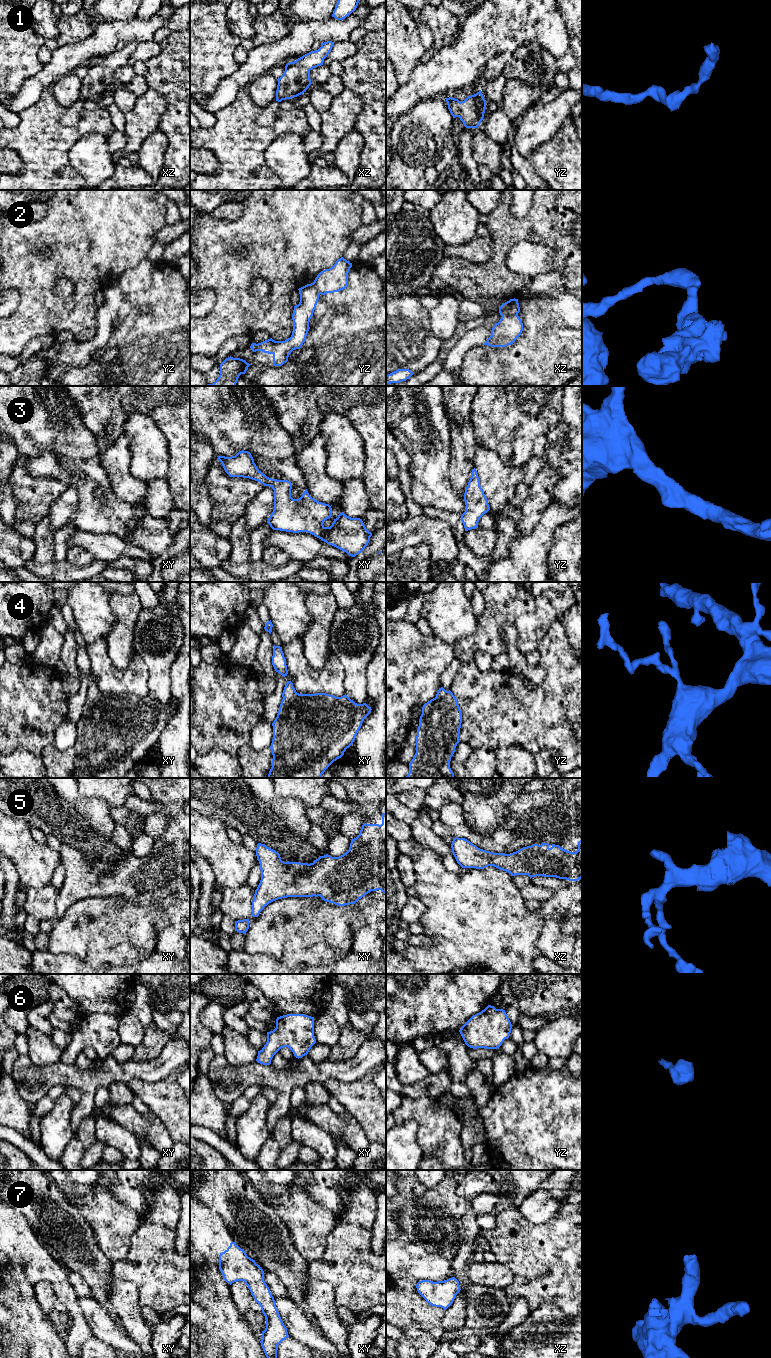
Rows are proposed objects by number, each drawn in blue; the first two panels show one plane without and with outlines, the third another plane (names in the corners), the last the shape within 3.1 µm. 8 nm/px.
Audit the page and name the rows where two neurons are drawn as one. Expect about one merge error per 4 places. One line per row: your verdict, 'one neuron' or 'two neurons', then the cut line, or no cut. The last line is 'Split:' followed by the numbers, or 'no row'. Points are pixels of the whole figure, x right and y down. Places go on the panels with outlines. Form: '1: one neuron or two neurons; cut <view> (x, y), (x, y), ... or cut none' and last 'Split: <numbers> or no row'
1: one neuron; cut none
2: two neurons; cut xz (517, 314), (502, 316)
3: one neuron; cut none
4: one neuron; cut none
5: one neuron; cut none
6: one neuron; cut none
7: one neuron; cut none
Split: 2

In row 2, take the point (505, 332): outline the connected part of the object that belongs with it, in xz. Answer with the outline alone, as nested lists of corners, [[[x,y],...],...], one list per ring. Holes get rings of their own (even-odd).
[[[518,315],[502,316],[492,330],[491,336],[483,345],[506,347],[515,342],[523,331],[523,323]]]

